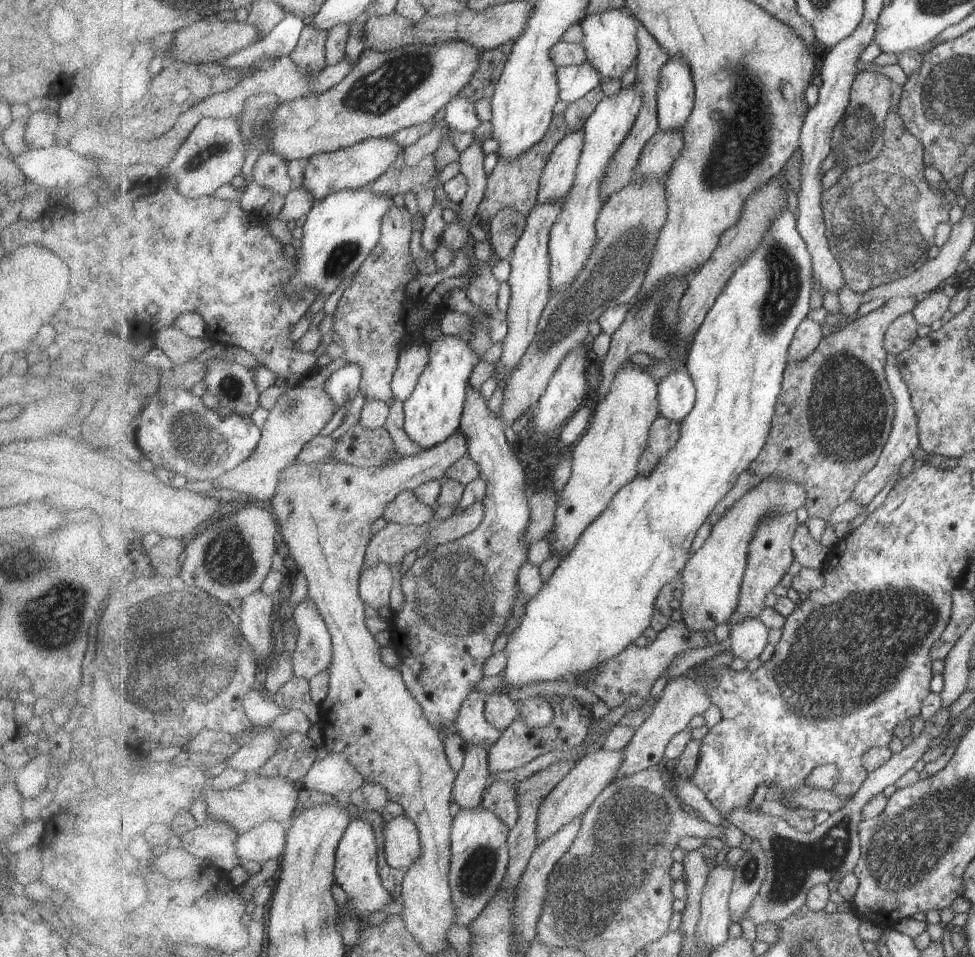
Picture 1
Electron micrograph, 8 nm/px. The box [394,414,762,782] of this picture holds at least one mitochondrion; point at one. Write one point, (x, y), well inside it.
(459, 593)

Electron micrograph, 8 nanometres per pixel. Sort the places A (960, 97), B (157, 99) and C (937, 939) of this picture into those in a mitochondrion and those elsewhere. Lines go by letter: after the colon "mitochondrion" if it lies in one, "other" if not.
A: mitochondrion
B: other
C: other

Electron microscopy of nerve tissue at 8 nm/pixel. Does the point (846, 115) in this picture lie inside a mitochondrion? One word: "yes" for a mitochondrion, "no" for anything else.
no

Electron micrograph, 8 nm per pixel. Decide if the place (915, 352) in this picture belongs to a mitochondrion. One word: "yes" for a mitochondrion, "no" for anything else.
no

